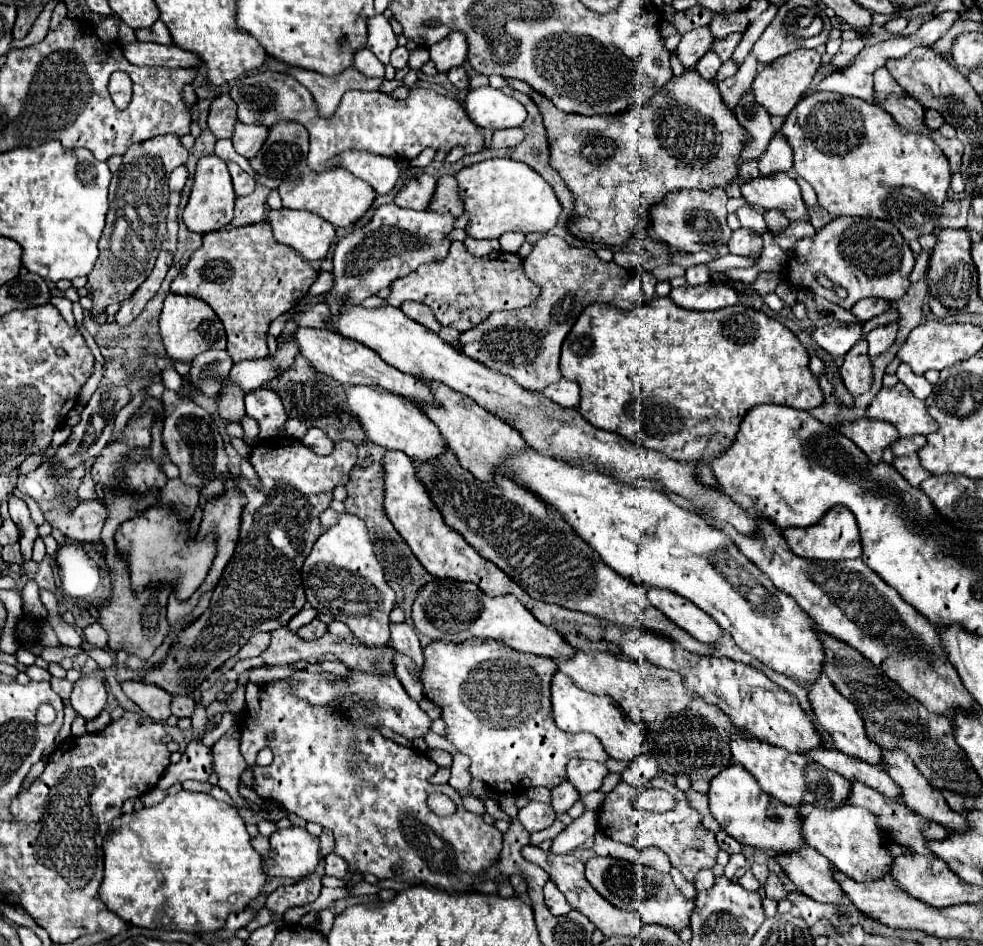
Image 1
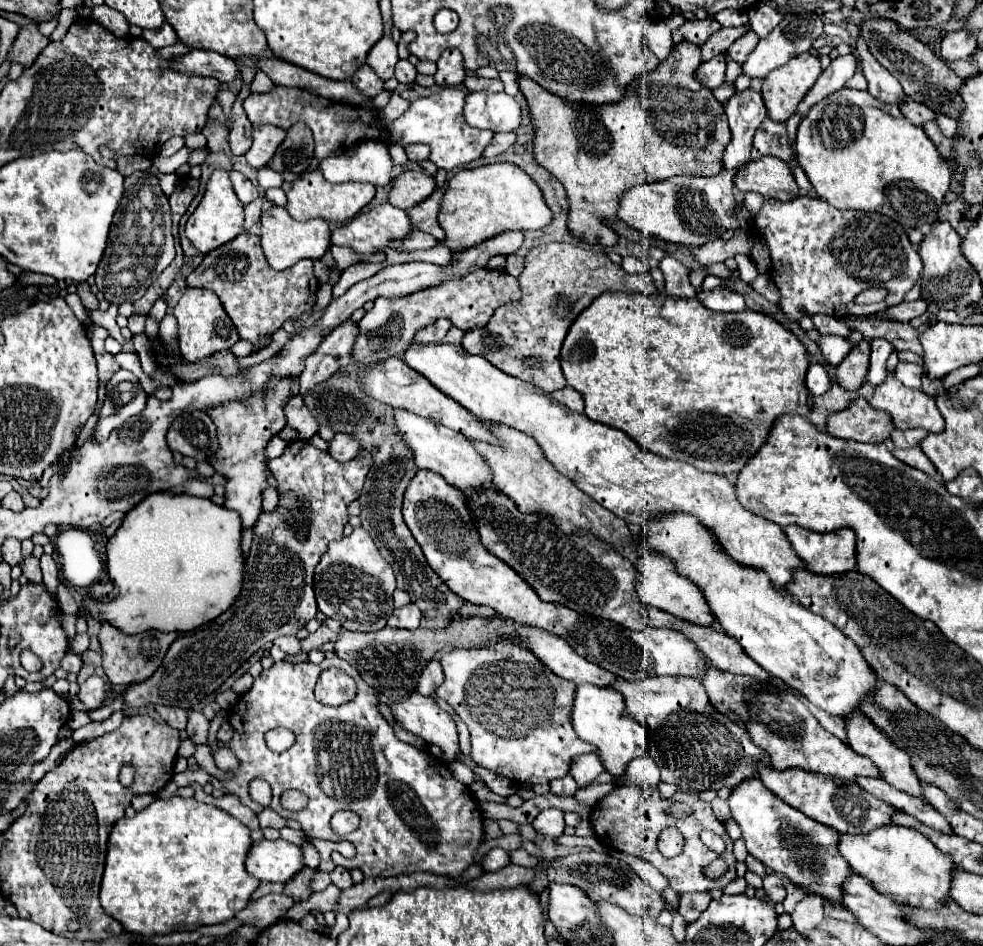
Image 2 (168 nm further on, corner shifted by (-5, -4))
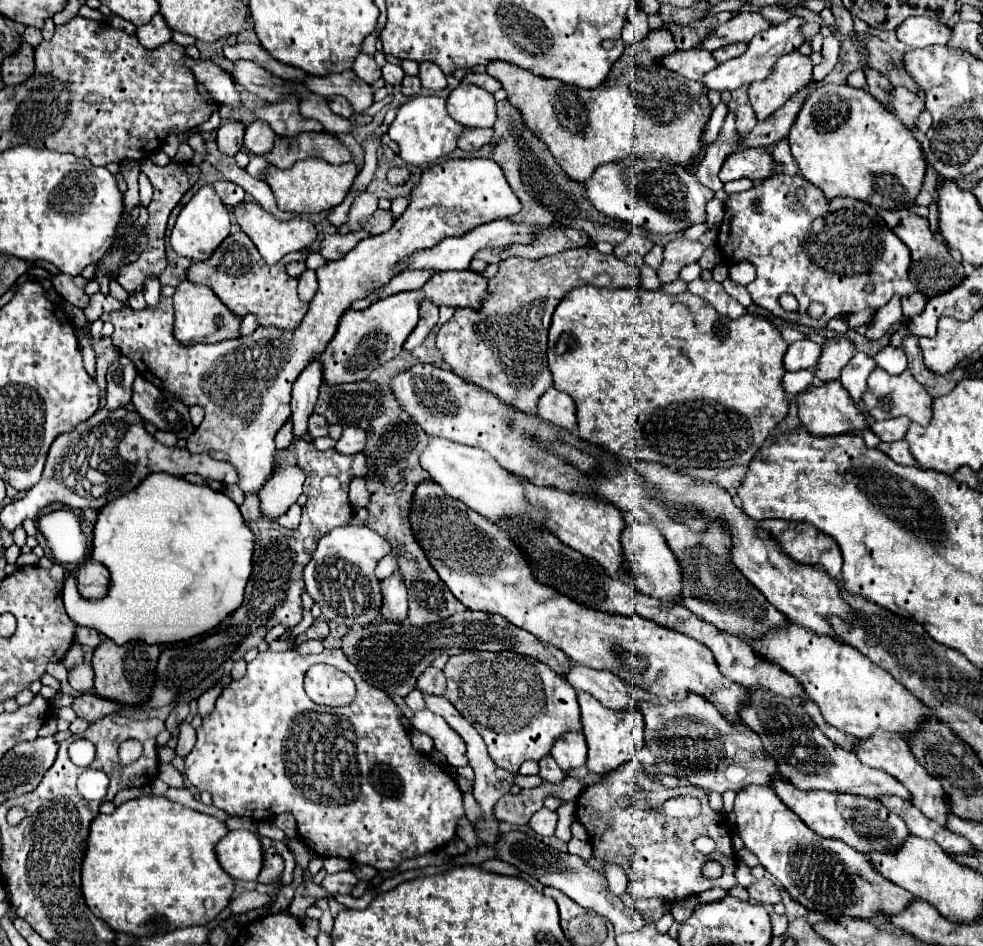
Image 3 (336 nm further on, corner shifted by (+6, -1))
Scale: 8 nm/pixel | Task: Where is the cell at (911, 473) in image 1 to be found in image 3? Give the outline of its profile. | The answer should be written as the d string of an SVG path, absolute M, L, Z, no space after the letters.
M904 440L890 442L890 444L880 442L880 444L878 444L878 448L880 448L884 454L888 454L894 462L904 464L904 466L910 466L910 464L914 466L914 458L912 458L912 454L910 454L910 450L908 450L908 444L906 444Z

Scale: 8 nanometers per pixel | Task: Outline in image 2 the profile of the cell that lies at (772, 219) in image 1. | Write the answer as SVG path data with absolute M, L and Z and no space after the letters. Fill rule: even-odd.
M797 197L797 201L781 203L781 201L765 201L757 219L753 221L755 233L765 239L771 251L773 267L771 279L779 287L781 299L779 307L791 317L803 317L799 309L803 307L809 315L827 313L833 317L849 317L849 315L875 315L889 305L897 305L903 301L905 293L915 285L923 271L923 263L919 253L909 243L907 231L893 219L881 213L865 213L865 211L839 211L825 201L817 201L817 197ZM865 289L885 289L887 297L881 303L855 307L853 297Z

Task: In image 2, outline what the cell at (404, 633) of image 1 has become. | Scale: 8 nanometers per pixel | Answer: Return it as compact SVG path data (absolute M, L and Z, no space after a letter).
M407 605L401 609L395 609L393 615L389 617L387 625L395 627L395 629L409 629L415 631L419 627L419 619L421 619L421 611L417 609L417 605Z

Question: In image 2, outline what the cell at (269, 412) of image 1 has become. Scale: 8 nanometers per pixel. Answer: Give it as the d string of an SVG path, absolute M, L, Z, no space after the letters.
M301 395L289 399L289 403L285 405L285 417L287 417L287 427L295 429L299 433L299 439L309 441L319 429L315 419L311 417L309 409L303 405Z

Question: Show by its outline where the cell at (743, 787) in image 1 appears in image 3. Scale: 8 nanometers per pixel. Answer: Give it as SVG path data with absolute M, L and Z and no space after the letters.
M748 786L746 790L740 790L736 796L734 812L738 816L738 836L742 838L744 846L758 856L760 864L788 890L792 900L796 900L798 904L802 904L804 908L812 912L824 914L826 918L834 918L834 916L850 916L850 918L862 918L862 920L868 920L872 916L890 918L906 910L910 902L916 900L908 890L886 880L870 864L866 854L858 854L858 850L846 846L844 842L814 834L768 786Z

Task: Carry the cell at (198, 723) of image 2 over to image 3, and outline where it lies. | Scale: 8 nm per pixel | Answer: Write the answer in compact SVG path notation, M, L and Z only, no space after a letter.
M182 722L176 754L178 756L188 756L188 752L194 748L194 742L196 742L196 730L190 726L190 722Z

